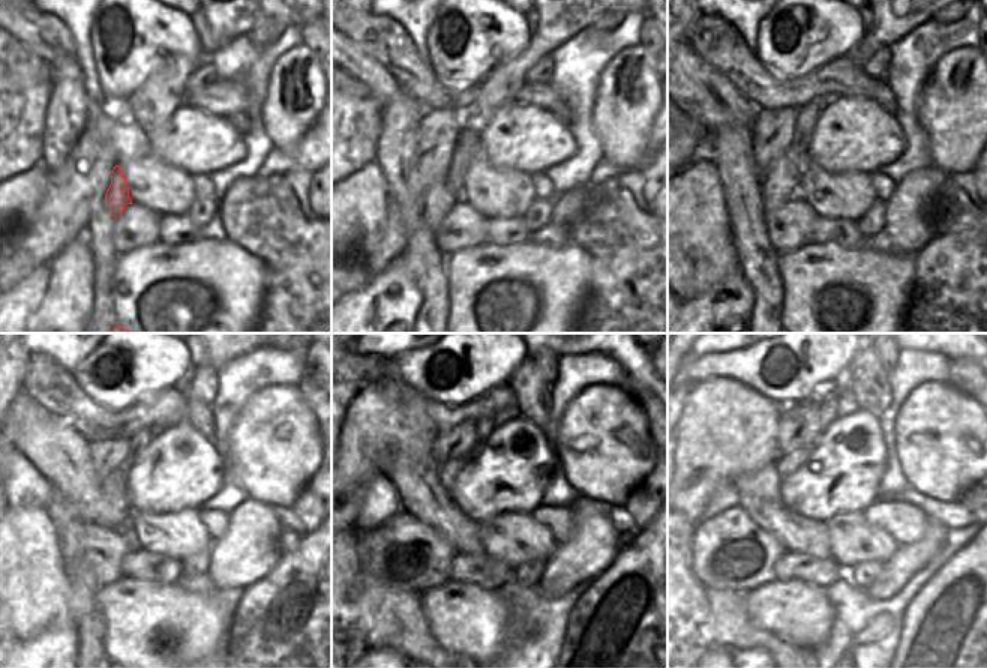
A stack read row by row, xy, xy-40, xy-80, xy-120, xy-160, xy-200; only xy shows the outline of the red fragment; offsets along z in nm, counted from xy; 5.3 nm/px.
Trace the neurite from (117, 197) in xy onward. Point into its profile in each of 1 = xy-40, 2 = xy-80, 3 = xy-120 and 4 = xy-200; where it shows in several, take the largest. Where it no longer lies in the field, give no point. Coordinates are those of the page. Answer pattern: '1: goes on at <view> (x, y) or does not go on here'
1: goes on at xy-40 (468, 138)
2: goes on at xy-80 (807, 114)
3: goes on at xy-120 (137, 443)
4: goes on at xy-200 (827, 397)

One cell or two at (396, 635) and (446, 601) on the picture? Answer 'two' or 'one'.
two

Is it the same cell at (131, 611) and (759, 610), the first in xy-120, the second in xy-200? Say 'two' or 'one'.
one

